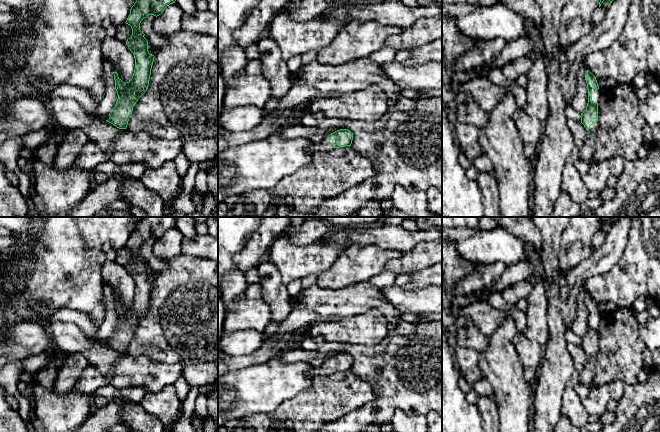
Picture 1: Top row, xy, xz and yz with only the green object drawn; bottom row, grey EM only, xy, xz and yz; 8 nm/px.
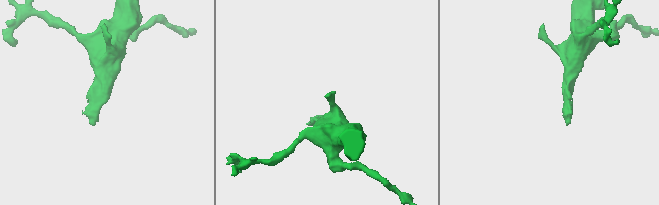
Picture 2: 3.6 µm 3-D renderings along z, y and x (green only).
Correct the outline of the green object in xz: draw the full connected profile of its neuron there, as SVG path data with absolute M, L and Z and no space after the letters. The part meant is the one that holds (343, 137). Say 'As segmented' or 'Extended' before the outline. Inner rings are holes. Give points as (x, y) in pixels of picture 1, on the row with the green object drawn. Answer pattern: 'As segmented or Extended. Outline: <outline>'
Extended. Outline: M340 129L327 135L321 142L312 143L307 147L307 151L325 152L334 150L335 148L351 146L353 140L353 133L348 129Z

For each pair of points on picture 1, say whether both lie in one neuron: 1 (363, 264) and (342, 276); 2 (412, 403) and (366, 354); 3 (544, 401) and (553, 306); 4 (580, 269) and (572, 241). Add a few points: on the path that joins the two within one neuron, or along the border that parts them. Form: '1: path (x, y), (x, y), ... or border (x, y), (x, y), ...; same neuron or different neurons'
1: path (358, 266), (352, 266), (347, 271); same neuron
2: path (407, 390), (383, 366), (379, 365); same neuron
3: path (552, 377), (556, 368), (556, 330); same neuron
4: border (593, 252), (570, 269), (562, 272); different neurons

